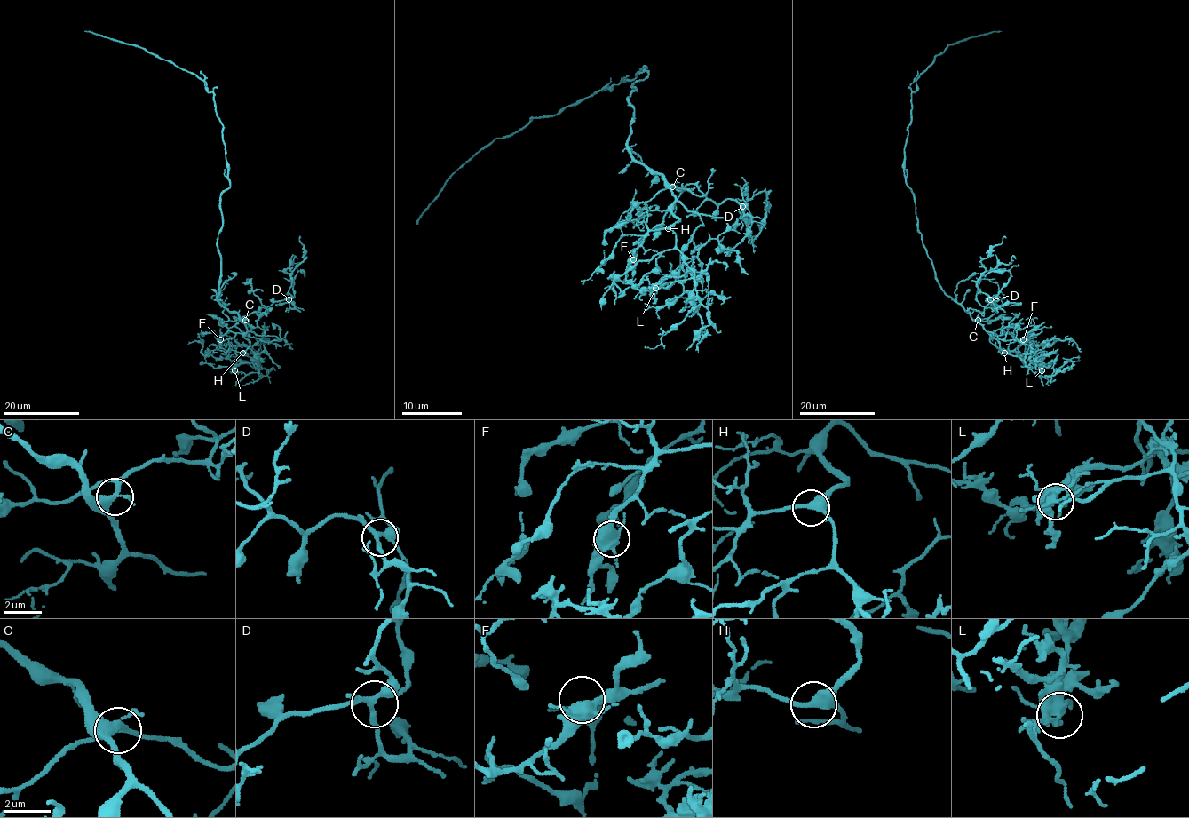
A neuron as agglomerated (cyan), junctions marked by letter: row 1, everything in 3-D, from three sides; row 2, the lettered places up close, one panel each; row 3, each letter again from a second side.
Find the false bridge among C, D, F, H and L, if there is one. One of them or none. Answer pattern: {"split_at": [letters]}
{"split_at": ["L"]}

